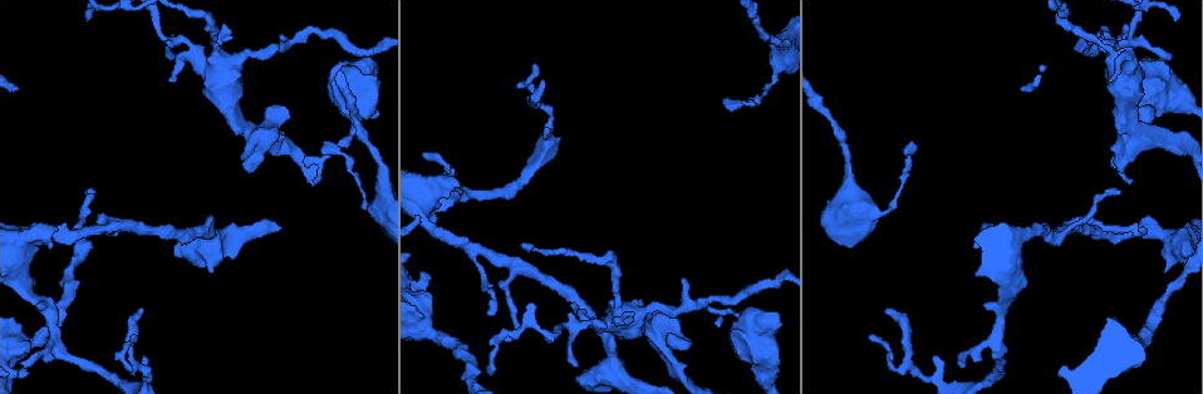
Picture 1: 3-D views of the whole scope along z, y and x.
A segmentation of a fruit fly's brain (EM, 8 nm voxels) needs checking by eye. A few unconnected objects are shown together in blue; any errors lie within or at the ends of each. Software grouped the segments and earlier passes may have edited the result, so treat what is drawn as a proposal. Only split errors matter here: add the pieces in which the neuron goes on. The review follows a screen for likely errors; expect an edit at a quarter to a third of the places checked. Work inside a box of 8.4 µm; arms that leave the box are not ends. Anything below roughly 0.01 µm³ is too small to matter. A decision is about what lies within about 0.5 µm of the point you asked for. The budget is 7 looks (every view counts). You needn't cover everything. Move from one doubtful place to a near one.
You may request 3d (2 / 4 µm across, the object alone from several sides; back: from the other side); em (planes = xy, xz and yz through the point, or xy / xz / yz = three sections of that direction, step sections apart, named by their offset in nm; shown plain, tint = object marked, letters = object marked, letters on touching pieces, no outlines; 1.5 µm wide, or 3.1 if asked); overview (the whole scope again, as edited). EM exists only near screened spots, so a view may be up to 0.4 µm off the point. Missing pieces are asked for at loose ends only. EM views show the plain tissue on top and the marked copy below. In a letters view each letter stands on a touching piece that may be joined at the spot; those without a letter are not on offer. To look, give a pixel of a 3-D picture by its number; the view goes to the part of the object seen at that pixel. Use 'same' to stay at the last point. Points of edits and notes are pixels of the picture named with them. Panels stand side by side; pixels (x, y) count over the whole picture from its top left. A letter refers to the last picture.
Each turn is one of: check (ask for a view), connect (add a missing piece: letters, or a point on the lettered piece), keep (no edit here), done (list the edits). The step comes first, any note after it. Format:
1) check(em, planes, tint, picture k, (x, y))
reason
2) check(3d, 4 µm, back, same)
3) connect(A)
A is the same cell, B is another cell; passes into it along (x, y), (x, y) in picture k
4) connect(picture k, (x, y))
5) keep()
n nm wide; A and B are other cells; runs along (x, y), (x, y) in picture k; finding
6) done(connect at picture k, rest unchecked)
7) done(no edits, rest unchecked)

check(3d, 4 µm, picture 1, (142, 357))
two arms at a narrow angle

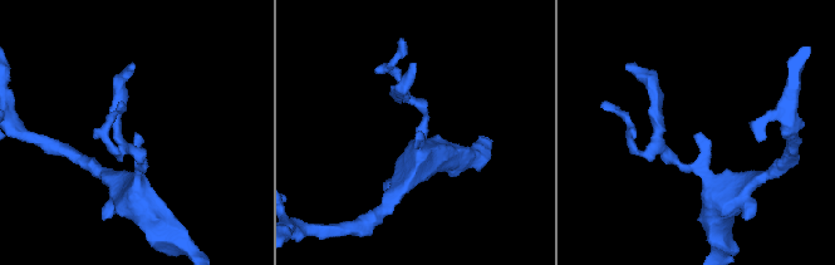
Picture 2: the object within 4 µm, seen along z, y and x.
check(em, planes, letters, picture 2, (135, 132))
3 arms; need the tissue

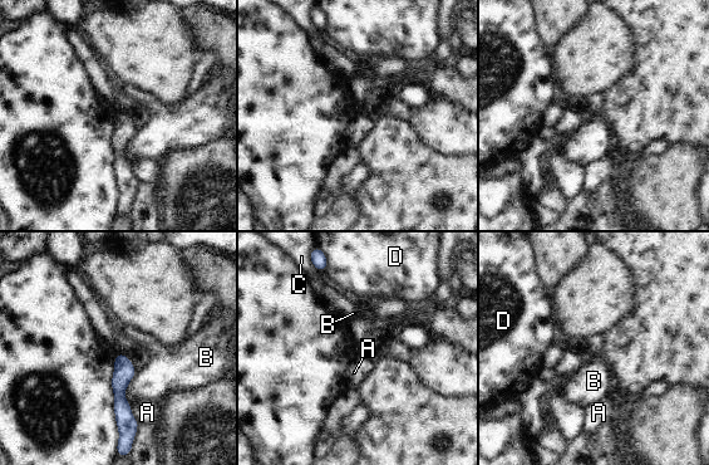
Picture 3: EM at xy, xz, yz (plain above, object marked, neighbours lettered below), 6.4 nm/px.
keep()
A, B, C and D are other cells; border along (129, 404), (132, 415), (139, 422) in picture 3; no lettered piece goes on from it

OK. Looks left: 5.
check(em, xz, step 4, letters, picture 1, (323, 148))
thin end

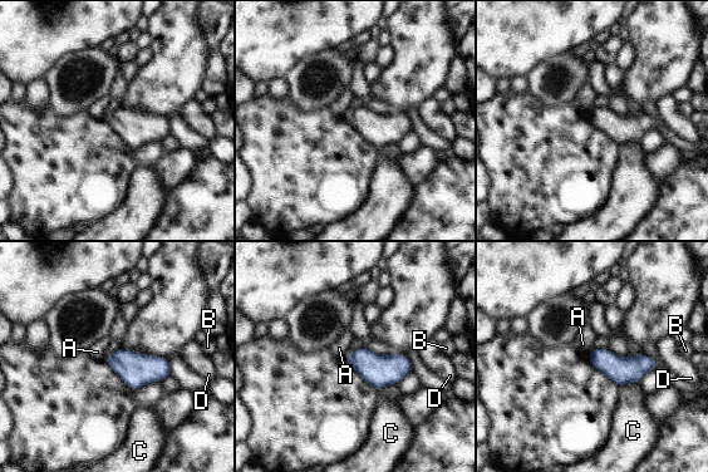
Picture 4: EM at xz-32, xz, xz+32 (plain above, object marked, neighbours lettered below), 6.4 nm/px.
keep()
B touches over 130 nm; A, B, C and D are other cells; border along (121, 348), (104, 359) in picture 4; none of them fits

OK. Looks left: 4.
check(3d, 2 µm, back, picture 1, (27, 371))
free end

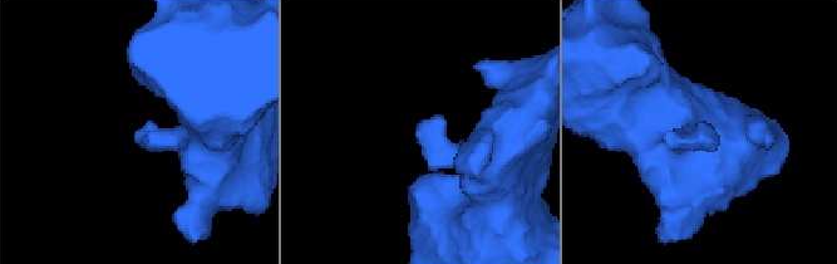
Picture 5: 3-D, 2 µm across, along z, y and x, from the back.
check(em, planes, letters, picture 5, (702, 131))
shape alone is not enough

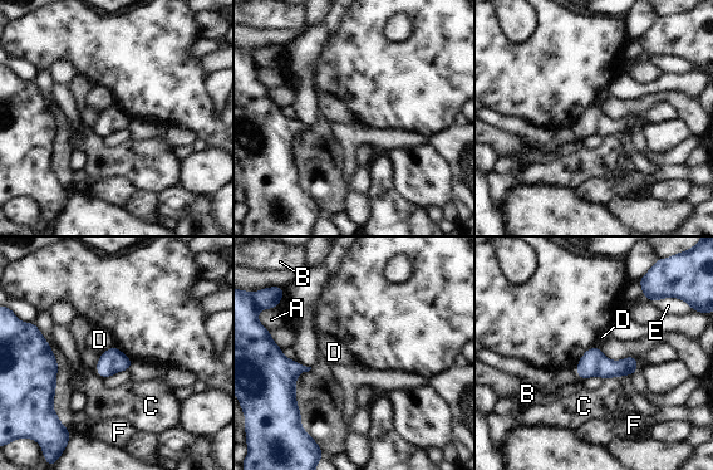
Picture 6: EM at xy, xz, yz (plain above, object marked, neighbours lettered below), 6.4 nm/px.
keep()
160 nm wide; A, B, C, D, E and F are other cells; border along (113, 344), (101, 353) in picture 6; none of them fits

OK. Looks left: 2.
done(no edits, rest unchecked)

